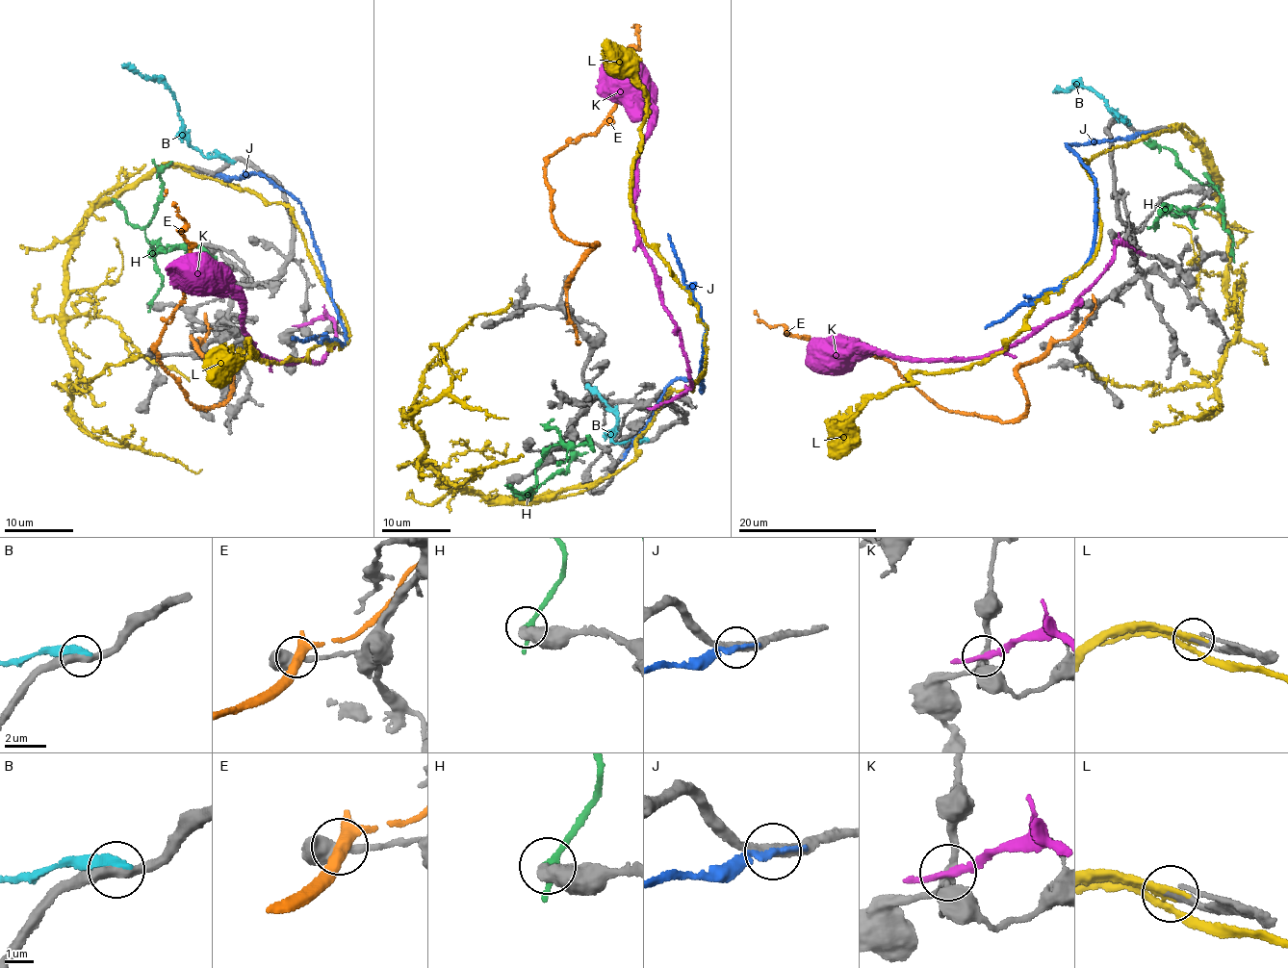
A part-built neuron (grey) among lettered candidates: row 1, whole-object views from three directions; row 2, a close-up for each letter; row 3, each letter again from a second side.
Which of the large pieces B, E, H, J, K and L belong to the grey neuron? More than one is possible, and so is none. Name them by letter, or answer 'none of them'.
L

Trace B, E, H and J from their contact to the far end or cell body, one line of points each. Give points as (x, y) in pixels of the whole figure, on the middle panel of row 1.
B: (644, 440), (623, 441), (619, 444), (613, 442), (617, 416), (585, 384)
E: (567, 285), (597, 246), (575, 242), (553, 220), (546, 158), (597, 130), (623, 94), (638, 45), (636, 25)
H: (509, 486), (521, 494), (528, 491), (529, 499), (538, 485), (562, 473), (569, 463), (587, 452)
J: (627, 451), (669, 386), (684, 377), (703, 386), (701, 392), (701, 307), (683, 283), (668, 234)

